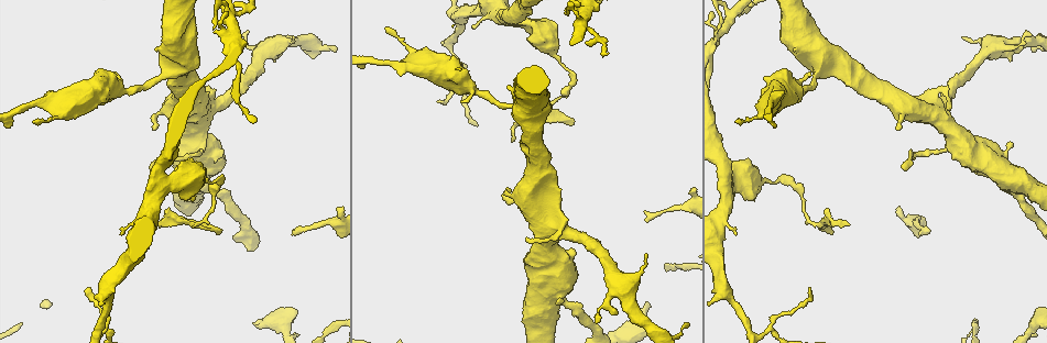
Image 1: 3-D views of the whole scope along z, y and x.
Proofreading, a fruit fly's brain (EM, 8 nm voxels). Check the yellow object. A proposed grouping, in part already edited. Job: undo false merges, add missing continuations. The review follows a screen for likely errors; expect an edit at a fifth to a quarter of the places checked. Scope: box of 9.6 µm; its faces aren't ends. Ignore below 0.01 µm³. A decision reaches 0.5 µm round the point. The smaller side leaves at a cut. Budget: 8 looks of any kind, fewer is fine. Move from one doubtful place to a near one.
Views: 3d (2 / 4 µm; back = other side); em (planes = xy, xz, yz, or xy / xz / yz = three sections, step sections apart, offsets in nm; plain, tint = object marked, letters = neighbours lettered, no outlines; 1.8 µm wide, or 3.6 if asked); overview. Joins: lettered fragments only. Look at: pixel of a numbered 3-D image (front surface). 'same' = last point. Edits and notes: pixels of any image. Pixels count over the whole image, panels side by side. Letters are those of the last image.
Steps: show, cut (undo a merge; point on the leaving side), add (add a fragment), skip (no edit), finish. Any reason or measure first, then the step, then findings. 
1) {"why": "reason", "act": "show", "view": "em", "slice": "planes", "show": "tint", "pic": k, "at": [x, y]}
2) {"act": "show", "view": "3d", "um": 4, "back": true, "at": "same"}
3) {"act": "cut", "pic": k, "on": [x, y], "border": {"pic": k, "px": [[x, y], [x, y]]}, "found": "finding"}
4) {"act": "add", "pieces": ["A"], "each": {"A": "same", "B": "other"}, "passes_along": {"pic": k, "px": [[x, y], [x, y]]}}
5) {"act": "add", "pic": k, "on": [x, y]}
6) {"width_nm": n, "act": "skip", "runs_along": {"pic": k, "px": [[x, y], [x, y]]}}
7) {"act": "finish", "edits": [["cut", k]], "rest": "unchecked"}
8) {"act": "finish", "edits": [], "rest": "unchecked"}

{"act": "show", "view": "3d", "um": 4, "pic": 1, "at": [645, 213]}

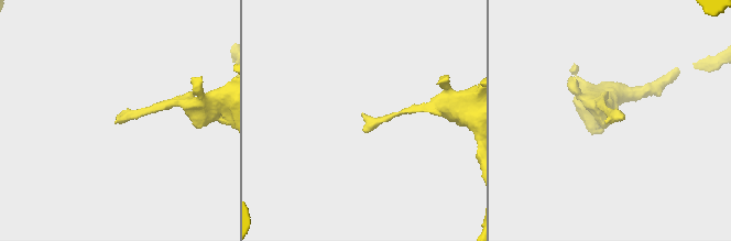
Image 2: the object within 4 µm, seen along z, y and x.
{"act": "show", "view": "em", "slice": "planes", "show": "letters", "pic": 2, "at": [117, 122]}

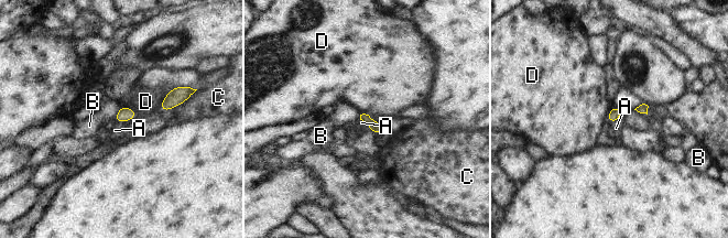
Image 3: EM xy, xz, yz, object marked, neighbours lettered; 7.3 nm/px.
{"longest_contact_nm": ["D", 190], "act": "skip", "each": {"A": "other", "B": "other", "C": "other", "D": "other"}, "border": {"pic": 3, "px": [[113, 119], [122, 123]]}, "found": "no lettered fragment goes on from it"}

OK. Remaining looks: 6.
{"act": "show", "view": "3d", "um": 4, "pic": 1, "at": [832, 234]}

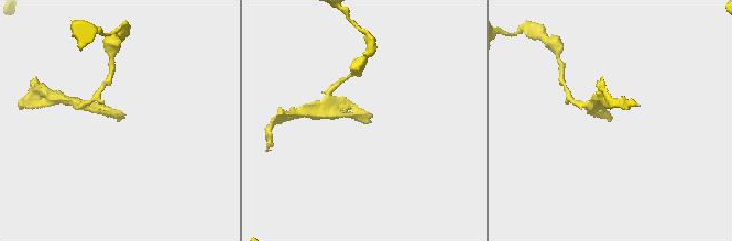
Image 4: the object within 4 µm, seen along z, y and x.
{"why": "need the tissue", "act": "show", "view": "em", "um": 3.6, "slice": "planes", "show": "letters", "pic": 4, "at": [609, 118]}

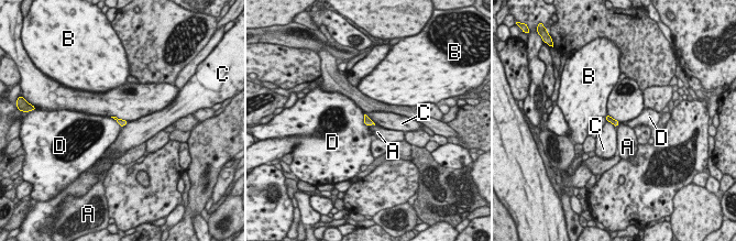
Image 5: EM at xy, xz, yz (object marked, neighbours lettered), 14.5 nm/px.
{"width_nm": 100, "act": "skip", "each": {"A": "other", "B": "other", "C": "other", "D": "other"}, "border": {"pic": 5, "px": [[606, 120], [616, 128]]}, "found": "no lettered fragment goes on from it"}

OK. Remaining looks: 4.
{"why": "three-way junction", "act": "show", "view": "em", "slice": "planes", "show": "tint", "pic": 1, "at": [458, 57]}

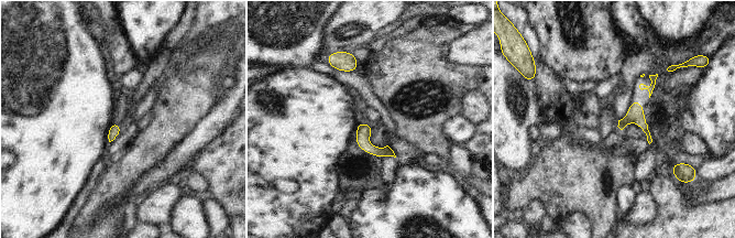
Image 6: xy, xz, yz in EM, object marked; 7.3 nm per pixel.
{"why": "what lies round it", "act": "show", "view": "em", "slice": "planes", "show": "letters", "at": "same"}

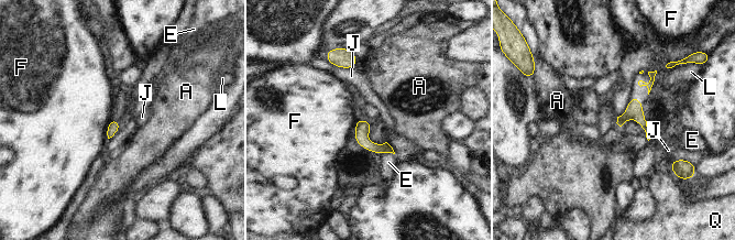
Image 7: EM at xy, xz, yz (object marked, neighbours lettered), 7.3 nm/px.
{"act": "skip", "each": {"A": "other", "E": "other", "F": "other", "J": "other", "L": "other", "Q": "other"}, "runs_along": {"pic": 7, "px": [[359, 122], [371, 146], [390, 150]]}, "found": "one cell here"}

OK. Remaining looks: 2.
{"act": "finish", "edits": [], "rest": "unchecked"}

